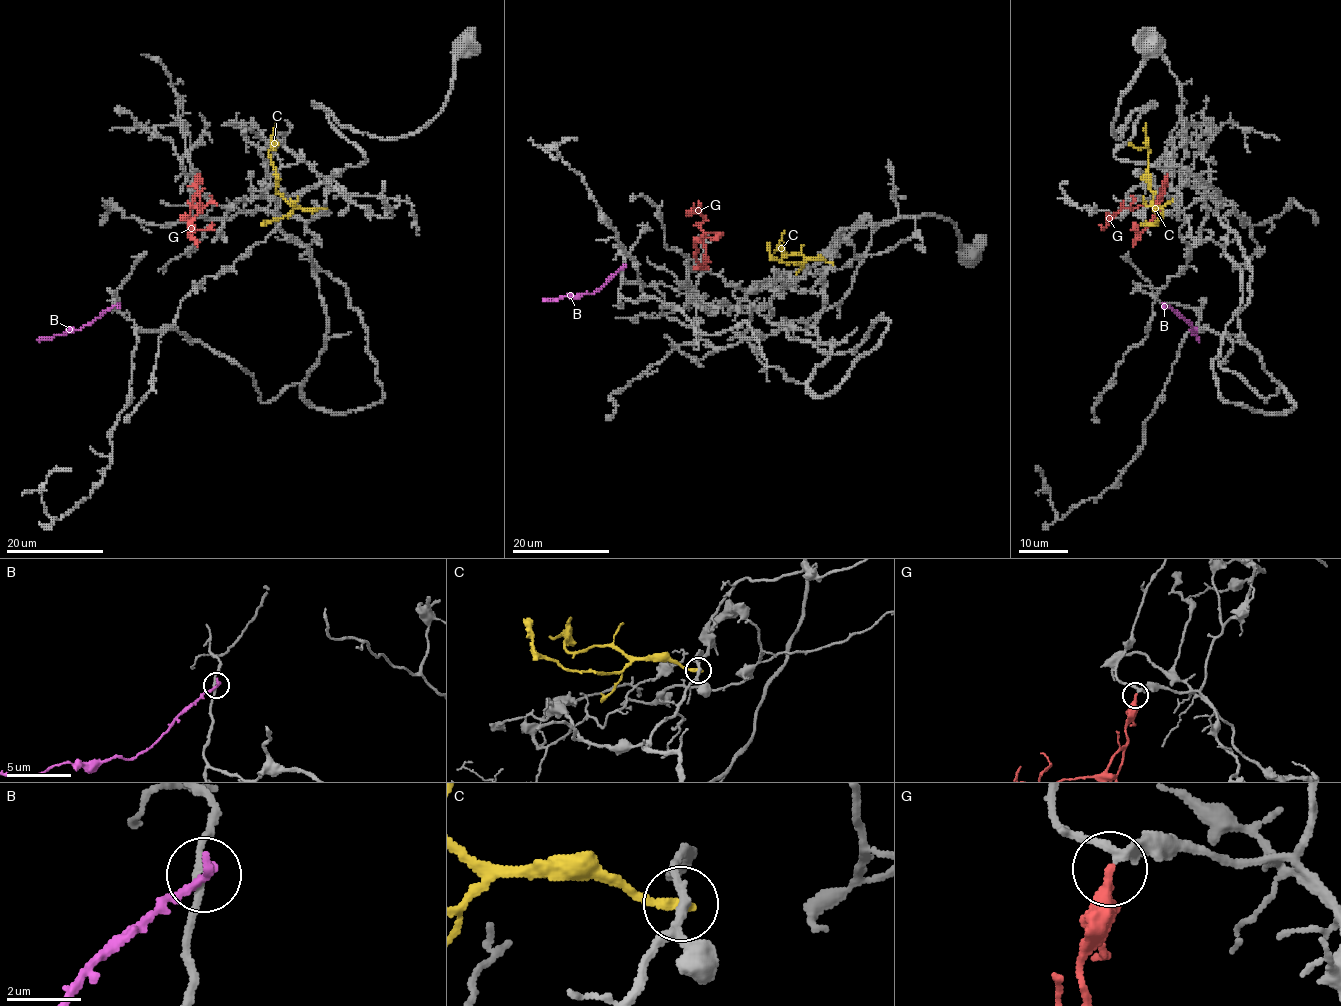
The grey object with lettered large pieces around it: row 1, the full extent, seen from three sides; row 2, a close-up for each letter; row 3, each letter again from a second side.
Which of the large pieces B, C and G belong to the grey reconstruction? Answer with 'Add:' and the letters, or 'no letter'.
Add: G

